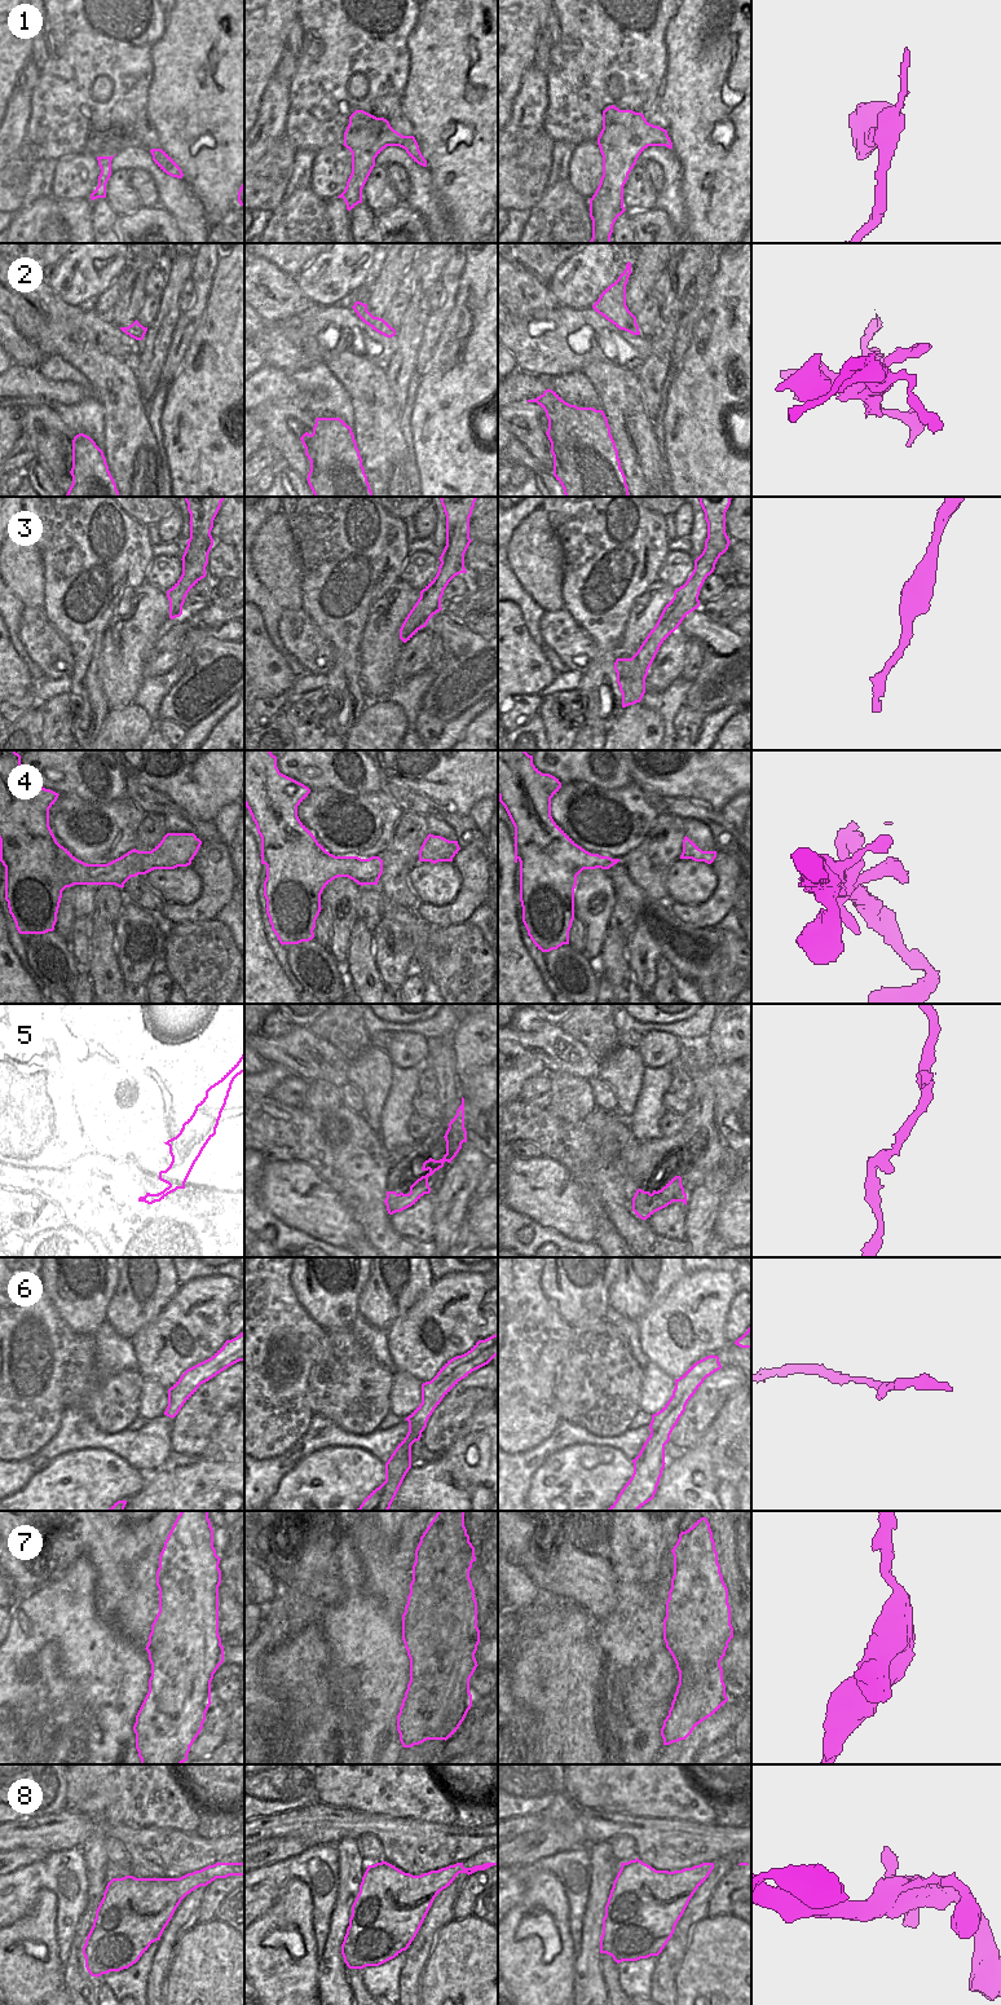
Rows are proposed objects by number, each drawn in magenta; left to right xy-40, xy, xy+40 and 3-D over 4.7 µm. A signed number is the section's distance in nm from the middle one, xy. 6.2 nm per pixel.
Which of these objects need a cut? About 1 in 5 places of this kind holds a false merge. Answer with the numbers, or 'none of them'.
none of them

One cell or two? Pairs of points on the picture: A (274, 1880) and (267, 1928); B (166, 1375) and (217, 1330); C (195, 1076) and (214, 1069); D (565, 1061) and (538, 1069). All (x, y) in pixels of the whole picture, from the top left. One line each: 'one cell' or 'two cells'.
A: two cells
B: one cell
C: two cells
D: two cells

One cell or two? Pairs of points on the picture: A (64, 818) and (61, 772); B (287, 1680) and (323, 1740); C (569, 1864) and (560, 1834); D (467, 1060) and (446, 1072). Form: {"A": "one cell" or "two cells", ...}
{"A": "two cells", "B": "one cell", "C": "two cells", "D": "two cells"}

